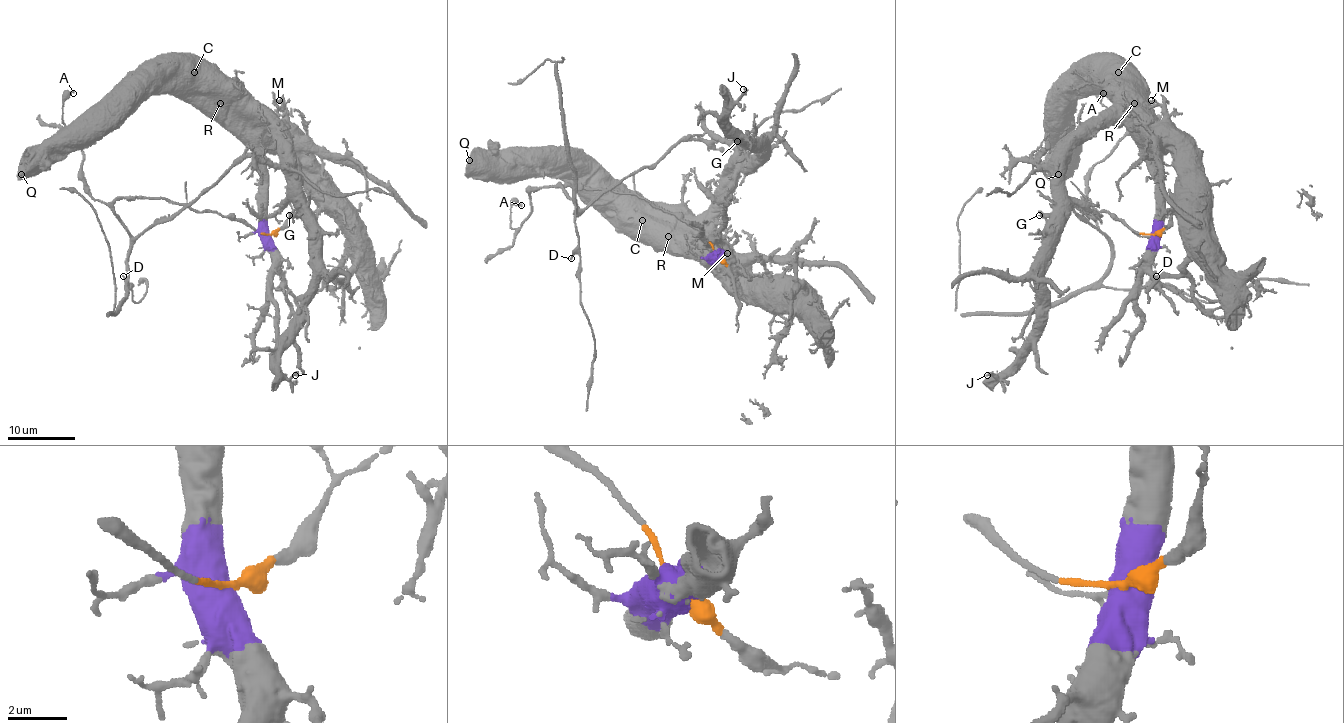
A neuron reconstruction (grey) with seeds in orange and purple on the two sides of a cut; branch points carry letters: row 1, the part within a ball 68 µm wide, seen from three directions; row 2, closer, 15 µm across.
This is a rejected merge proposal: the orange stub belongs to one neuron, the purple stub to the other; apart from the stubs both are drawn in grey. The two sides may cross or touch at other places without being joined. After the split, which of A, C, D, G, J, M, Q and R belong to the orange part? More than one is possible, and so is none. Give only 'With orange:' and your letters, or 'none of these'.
With orange: A, D

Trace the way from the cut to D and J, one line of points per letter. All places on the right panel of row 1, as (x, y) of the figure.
D: (1153, 235), (1142, 235), (1084, 198), (1084, 211), (1110, 243), (1111, 269), (1101, 282), (1143, 287), (1157, 275)
J: (1153, 235), (1147, 152), (1121, 123), (1103, 123), (1059, 177), (1035, 335), (998, 378), (986, 375)

